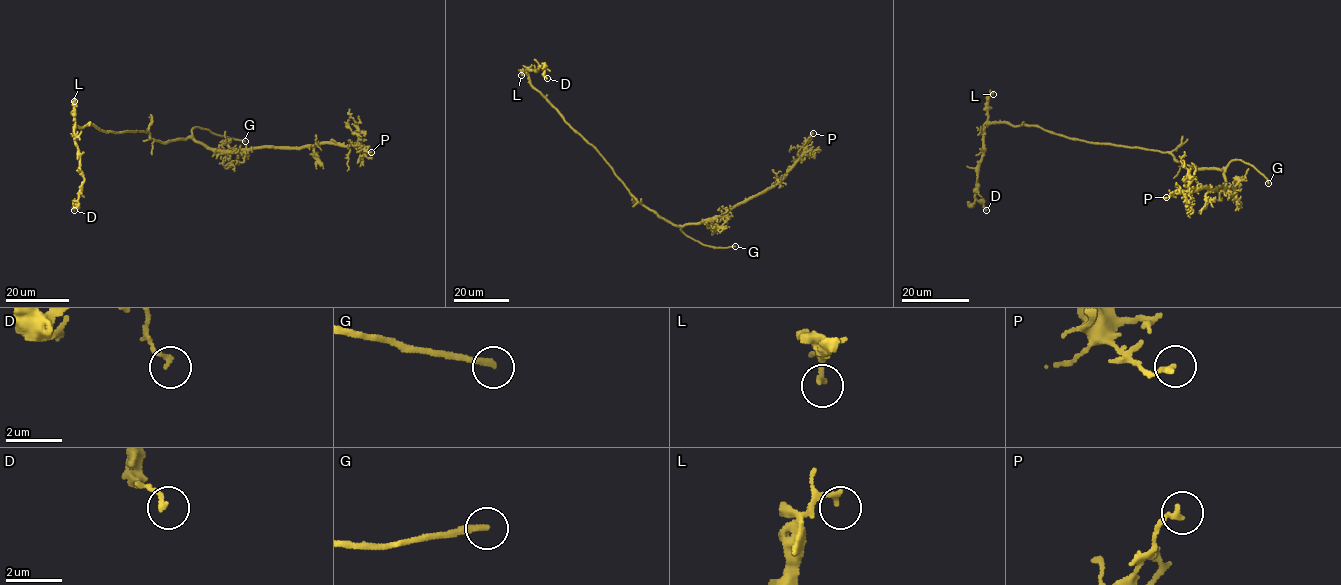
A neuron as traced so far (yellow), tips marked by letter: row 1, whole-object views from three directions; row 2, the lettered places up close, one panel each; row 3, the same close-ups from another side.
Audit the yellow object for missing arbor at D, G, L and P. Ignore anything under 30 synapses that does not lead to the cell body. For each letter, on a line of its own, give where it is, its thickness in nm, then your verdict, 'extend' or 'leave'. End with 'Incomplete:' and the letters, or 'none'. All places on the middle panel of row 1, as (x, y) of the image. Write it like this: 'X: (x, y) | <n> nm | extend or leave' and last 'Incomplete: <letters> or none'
D: (547, 78) | 170 nm | leave
G: (735, 246) | 240 nm | extend
L: (521, 75) | 110 nm | leave
P: (813, 133) | 180 nm | leave
Incomplete: G

